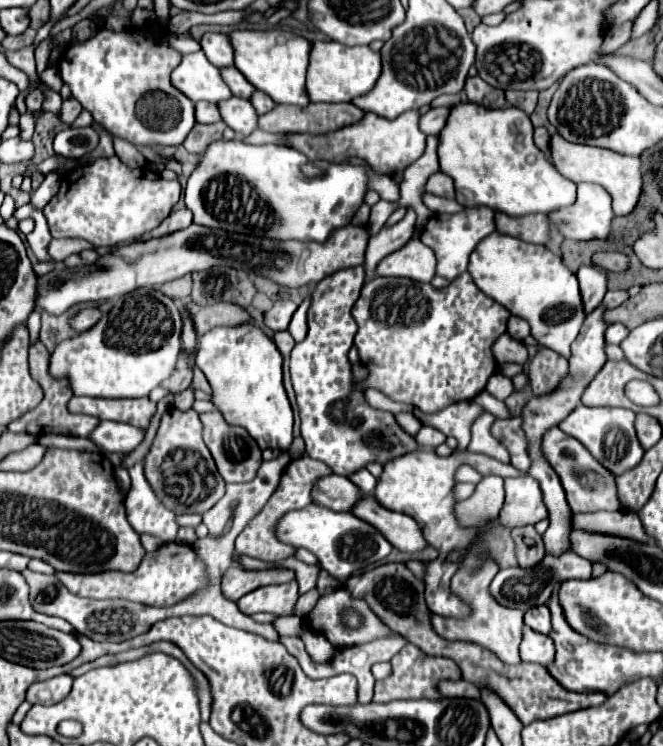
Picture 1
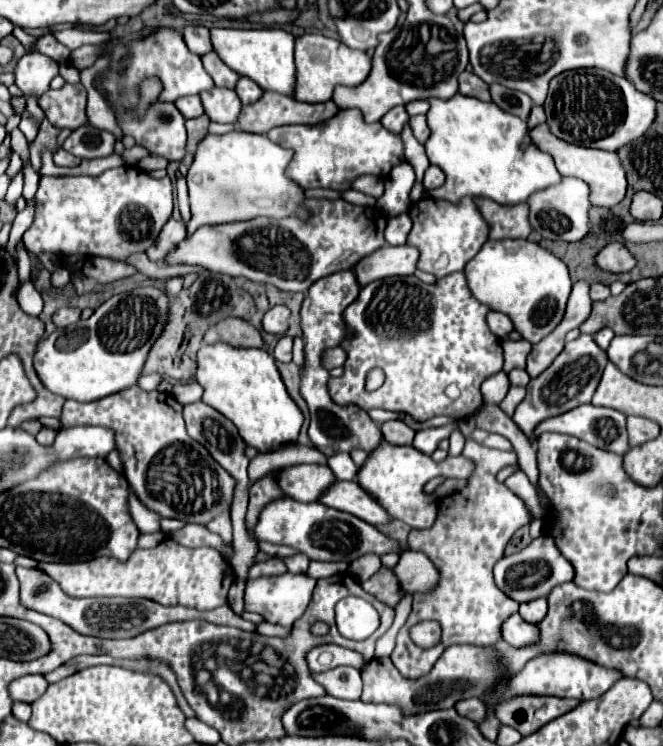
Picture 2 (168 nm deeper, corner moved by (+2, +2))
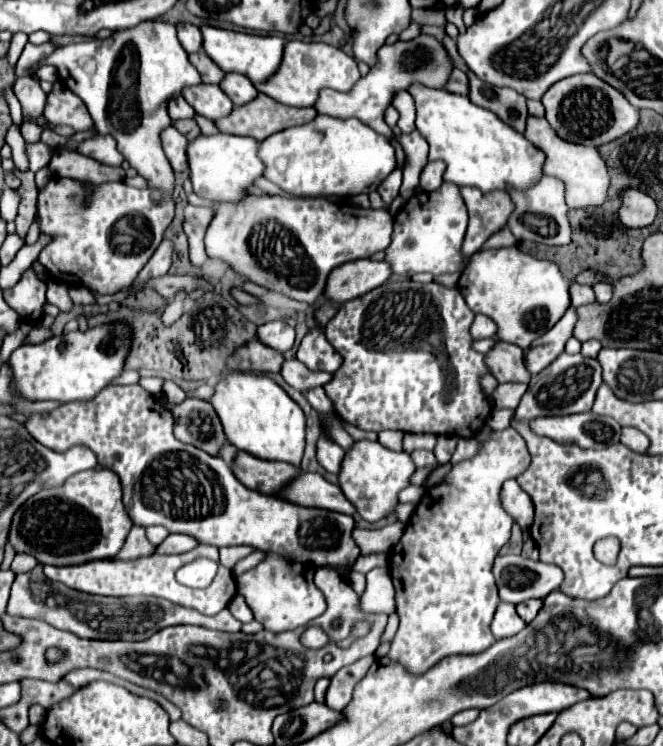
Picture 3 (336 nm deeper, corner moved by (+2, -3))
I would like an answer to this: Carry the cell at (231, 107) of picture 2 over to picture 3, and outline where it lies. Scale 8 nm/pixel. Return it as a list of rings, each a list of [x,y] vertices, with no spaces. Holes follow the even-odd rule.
[[[212,84],[186,86],[182,96],[198,114],[202,114],[210,120],[228,116],[234,108],[232,100],[228,100],[228,96],[220,90],[220,86],[212,86]]]

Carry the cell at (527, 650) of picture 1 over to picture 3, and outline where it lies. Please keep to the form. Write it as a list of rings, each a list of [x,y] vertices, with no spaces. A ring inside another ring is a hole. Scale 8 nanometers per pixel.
[[[500,602],[500,606],[496,608],[496,614],[494,614],[494,620],[492,620],[492,634],[494,638],[508,638],[508,636],[514,636],[518,634],[522,628],[524,628],[524,620],[516,614],[516,608],[514,604],[508,604],[508,602]]]

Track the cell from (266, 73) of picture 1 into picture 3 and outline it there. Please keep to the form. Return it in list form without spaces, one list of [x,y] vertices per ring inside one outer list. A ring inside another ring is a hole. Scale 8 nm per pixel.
[[[200,26],[202,30],[202,48],[204,52],[224,70],[224,72],[238,72],[248,76],[254,84],[268,80],[280,66],[282,50],[284,50],[284,38],[280,36],[260,36],[260,34],[244,34],[244,32],[232,32],[222,30],[214,26]]]

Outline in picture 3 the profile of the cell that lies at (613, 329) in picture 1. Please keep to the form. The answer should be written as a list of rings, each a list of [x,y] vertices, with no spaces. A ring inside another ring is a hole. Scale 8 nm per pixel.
[[[586,340],[586,342],[582,342],[580,354],[584,354],[586,358],[596,358],[598,352],[600,352],[600,348],[602,348],[602,344],[598,340]]]

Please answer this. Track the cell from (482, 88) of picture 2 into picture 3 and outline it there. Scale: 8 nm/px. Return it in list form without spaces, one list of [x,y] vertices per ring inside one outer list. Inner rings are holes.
[[[456,66],[452,68],[452,74],[448,78],[446,90],[454,92],[454,94],[462,94],[462,96],[468,94],[468,78],[466,78],[466,74],[460,68],[456,68]]]

